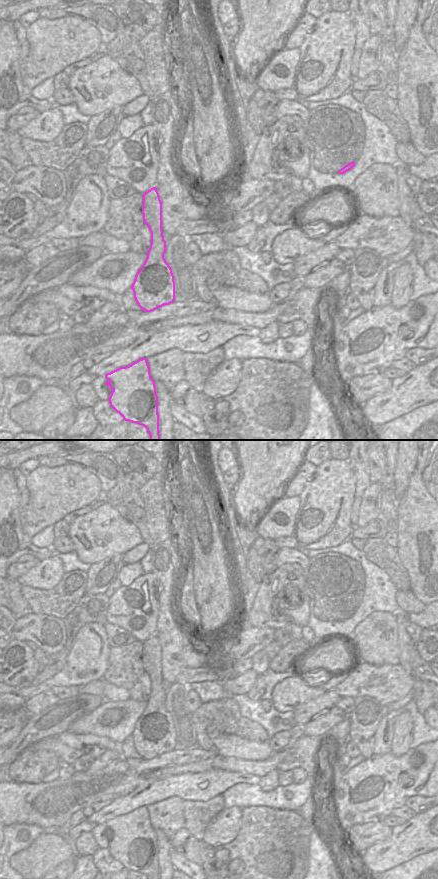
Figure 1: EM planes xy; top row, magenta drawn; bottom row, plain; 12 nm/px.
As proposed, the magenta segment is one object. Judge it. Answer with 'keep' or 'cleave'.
keep

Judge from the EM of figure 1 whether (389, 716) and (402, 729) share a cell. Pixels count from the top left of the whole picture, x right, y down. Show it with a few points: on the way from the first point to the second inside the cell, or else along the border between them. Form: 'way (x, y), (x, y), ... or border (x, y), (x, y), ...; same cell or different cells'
border (405, 710), (395, 721), (394, 736), (391, 744); different cells

